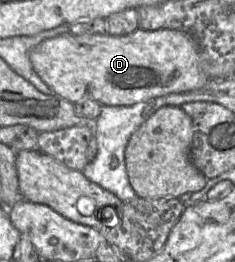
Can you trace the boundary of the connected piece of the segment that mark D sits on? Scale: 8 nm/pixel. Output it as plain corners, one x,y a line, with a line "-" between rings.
138,28
123,36
67,33
44,40
31,50
29,58
34,71
54,95
72,103
92,99
104,106
130,106
155,97
198,90
211,81
201,67
194,41
180,30

